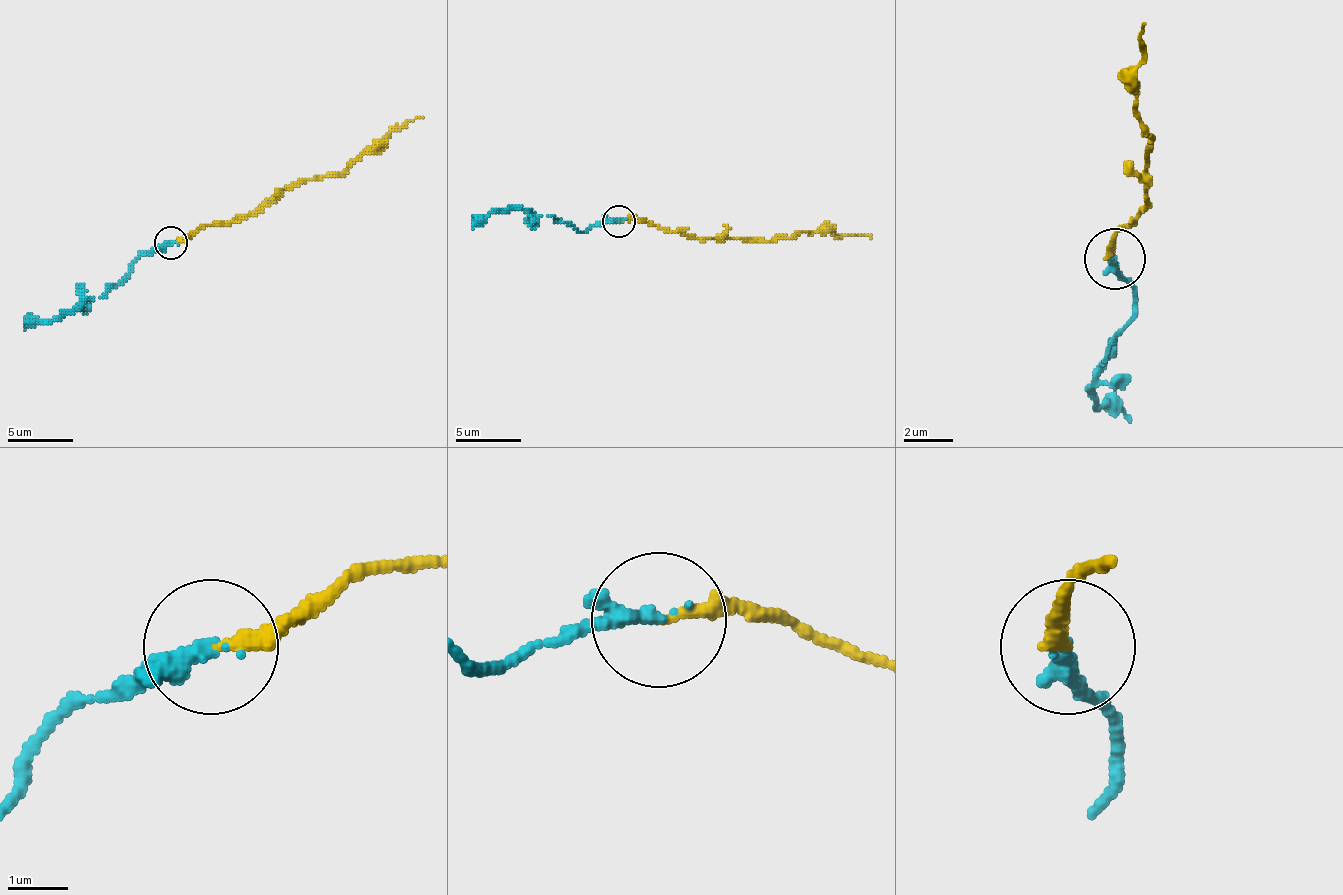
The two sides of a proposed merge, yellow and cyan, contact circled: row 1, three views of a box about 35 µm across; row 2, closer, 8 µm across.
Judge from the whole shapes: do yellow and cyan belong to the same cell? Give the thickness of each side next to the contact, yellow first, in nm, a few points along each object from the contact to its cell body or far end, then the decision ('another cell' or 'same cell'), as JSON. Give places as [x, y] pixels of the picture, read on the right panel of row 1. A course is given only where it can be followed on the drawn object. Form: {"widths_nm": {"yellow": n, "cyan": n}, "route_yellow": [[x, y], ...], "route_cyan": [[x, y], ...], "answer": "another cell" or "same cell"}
{"widths_nm": {"yellow": 200, "cyan": 320}, "route_yellow": [[1116, 257], [1110, 239], [1147, 208], [1147, 159], [1153, 141], [1147, 135], [1135, 92], [1147, 25]], "route_cyan": [[1116, 257], [1135, 312], [1104, 355], [1092, 404], [1110, 404], [1129, 422]], "answer": "same cell"}

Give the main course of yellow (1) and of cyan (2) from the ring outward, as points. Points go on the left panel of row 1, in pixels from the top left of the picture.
1: (171, 241), (256, 215), (286, 189), (308, 179), (341, 176), (364, 153), (423, 117)
2: (171, 241), (155, 245), (103, 294), (83, 297), (54, 320), (31, 320), (24, 330)

